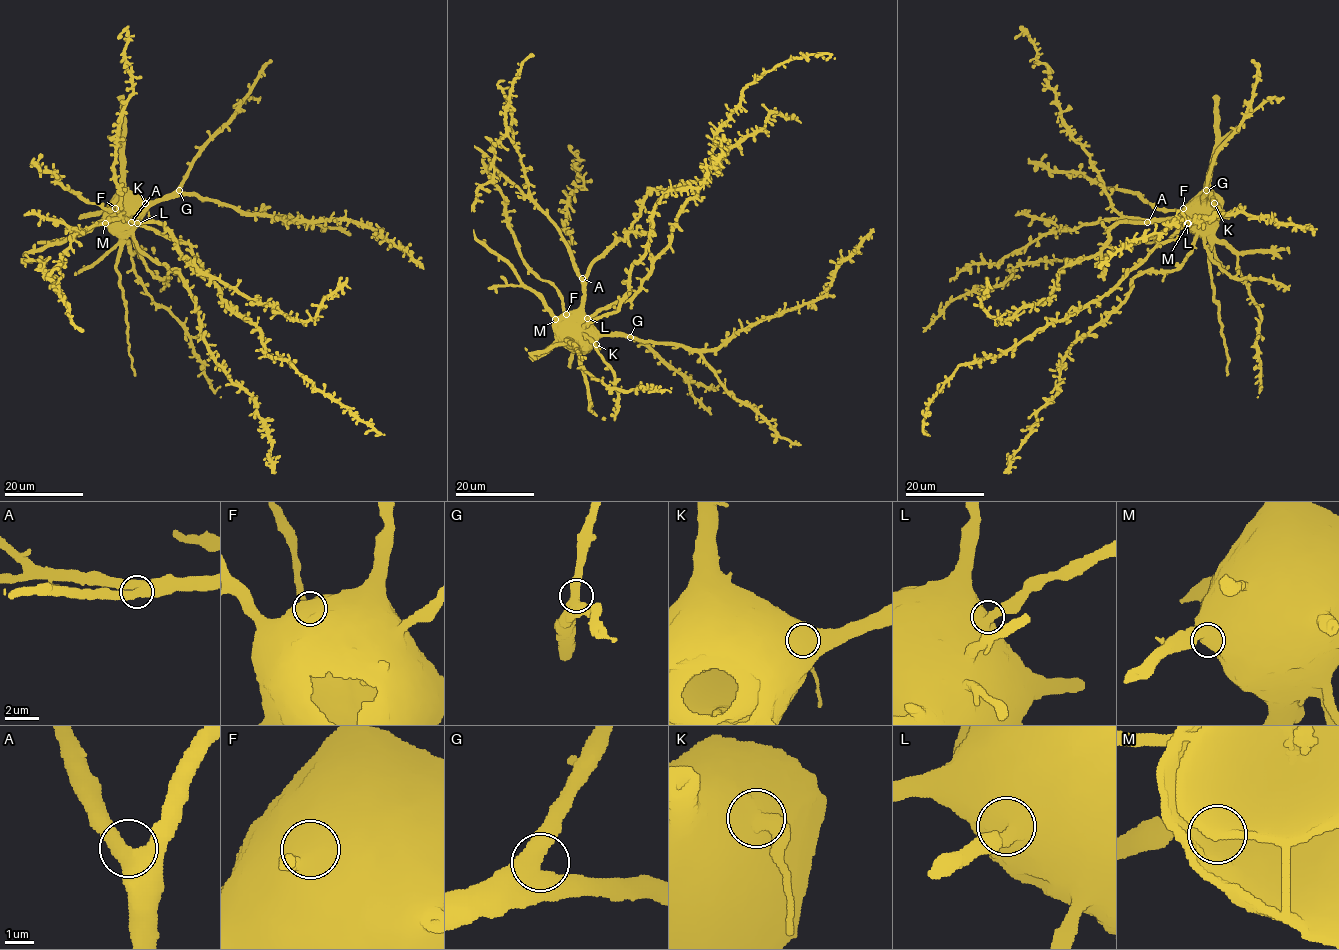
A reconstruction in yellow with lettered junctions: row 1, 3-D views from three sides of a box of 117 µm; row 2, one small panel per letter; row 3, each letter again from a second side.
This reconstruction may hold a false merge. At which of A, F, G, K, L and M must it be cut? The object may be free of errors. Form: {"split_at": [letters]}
{"split_at": ["K"]}

